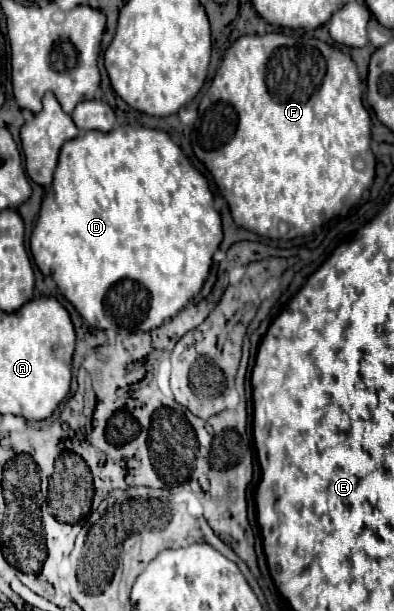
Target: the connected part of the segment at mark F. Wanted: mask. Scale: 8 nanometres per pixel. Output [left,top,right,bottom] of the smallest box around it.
[193,33,375,239]

